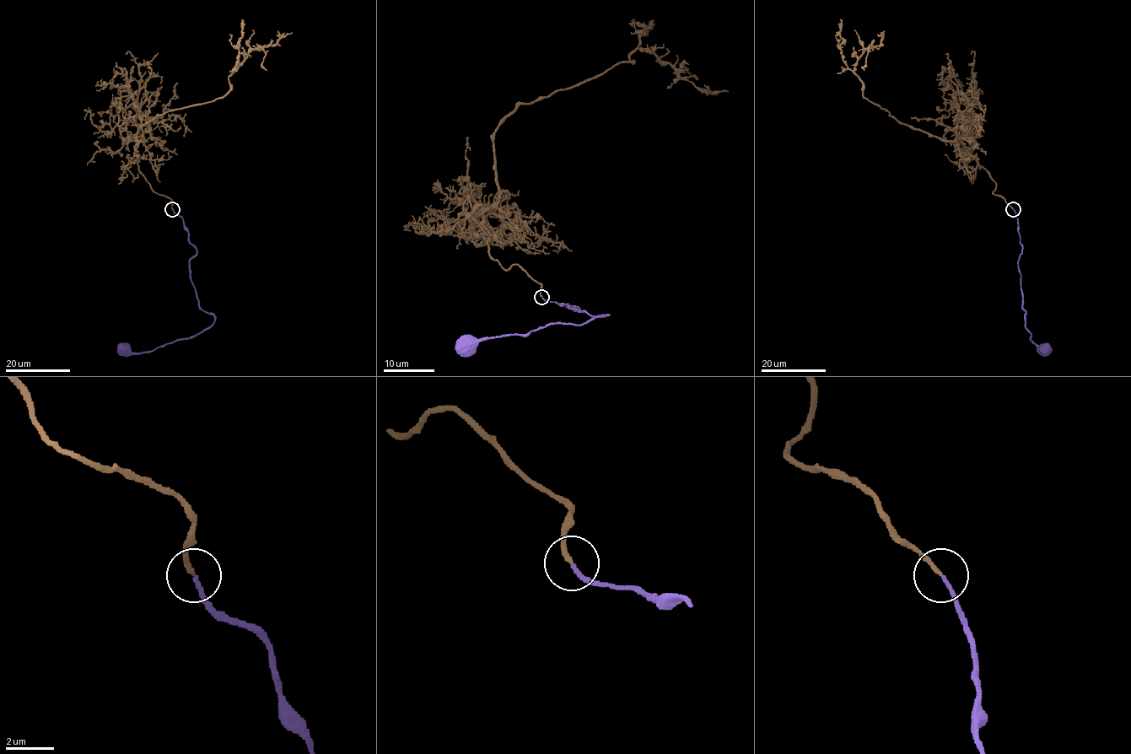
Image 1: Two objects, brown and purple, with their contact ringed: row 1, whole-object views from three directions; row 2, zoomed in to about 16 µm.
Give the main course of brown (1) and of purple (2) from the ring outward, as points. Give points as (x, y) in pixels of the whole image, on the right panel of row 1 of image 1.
1: (1013, 209), (955, 142), (901, 124), (864, 97), (854, 64), (880, 45), (882, 33)
2: (1013, 209), (1023, 248), (1018, 261), (1025, 327), (1038, 351), (1045, 348)

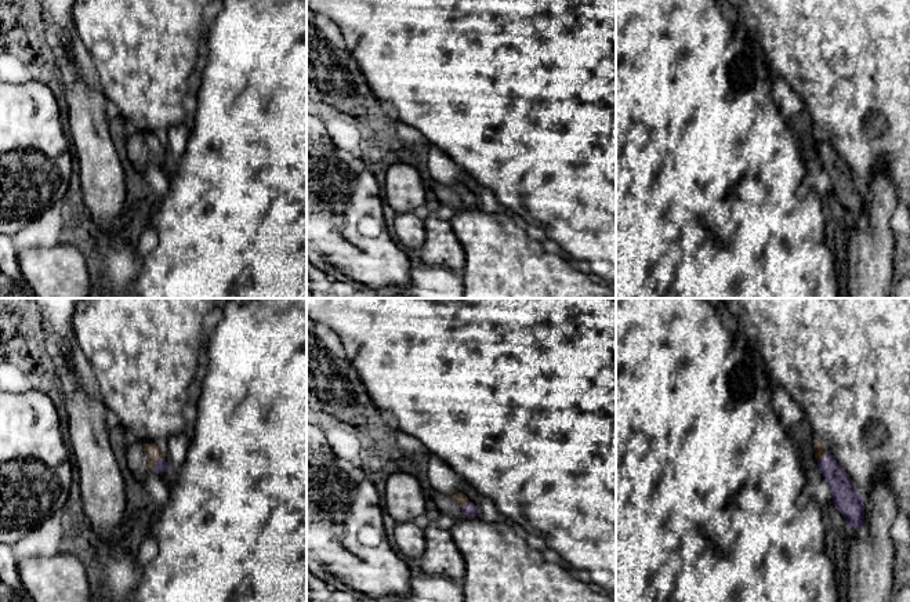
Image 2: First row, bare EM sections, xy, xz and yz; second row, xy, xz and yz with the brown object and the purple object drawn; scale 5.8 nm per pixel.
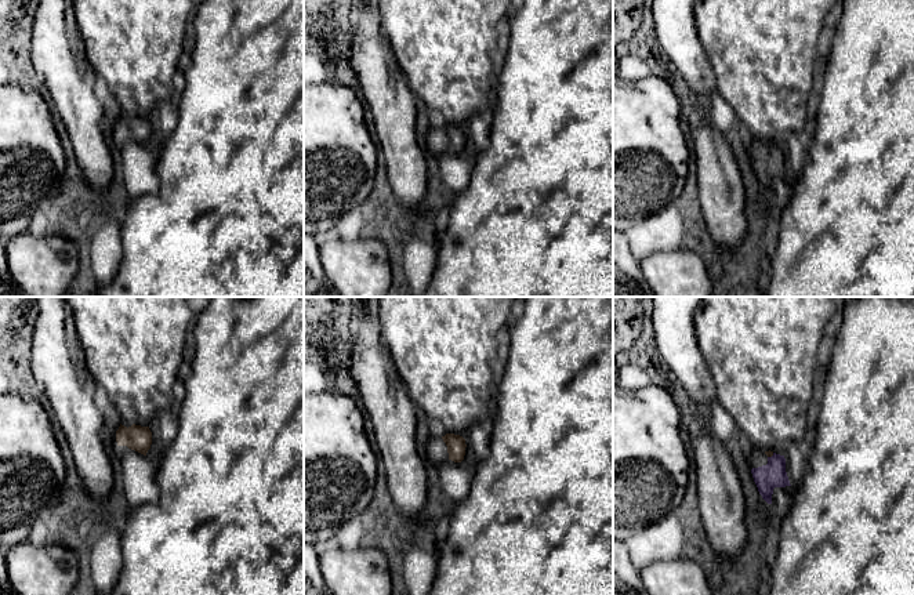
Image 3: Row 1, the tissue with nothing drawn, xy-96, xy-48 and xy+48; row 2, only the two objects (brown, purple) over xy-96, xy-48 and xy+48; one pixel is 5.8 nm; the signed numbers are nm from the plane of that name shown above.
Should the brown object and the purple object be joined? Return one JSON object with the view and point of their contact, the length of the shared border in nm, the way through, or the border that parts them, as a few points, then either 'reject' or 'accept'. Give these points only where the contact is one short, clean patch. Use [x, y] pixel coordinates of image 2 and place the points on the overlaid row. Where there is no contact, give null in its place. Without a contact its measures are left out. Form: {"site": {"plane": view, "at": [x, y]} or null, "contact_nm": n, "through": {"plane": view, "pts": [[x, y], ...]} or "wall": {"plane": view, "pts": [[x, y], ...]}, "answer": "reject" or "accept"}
{"site": {"plane": "xy", "at": [156, 460]}, "contact_nm": 110, "through": {"plane": "xy", "pts": [[153, 452], [156, 460], [162, 465]]}, "answer": "accept"}

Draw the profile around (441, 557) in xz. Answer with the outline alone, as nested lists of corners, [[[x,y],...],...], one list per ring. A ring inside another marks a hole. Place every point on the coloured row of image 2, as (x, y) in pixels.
[[[435,521],[424,529],[425,548],[418,565],[427,576],[442,576],[461,583],[465,563],[453,541],[450,530],[442,529]]]

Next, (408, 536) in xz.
[[[414,522],[398,523],[394,532],[394,541],[407,558],[420,561],[425,548],[424,529],[418,527]]]

